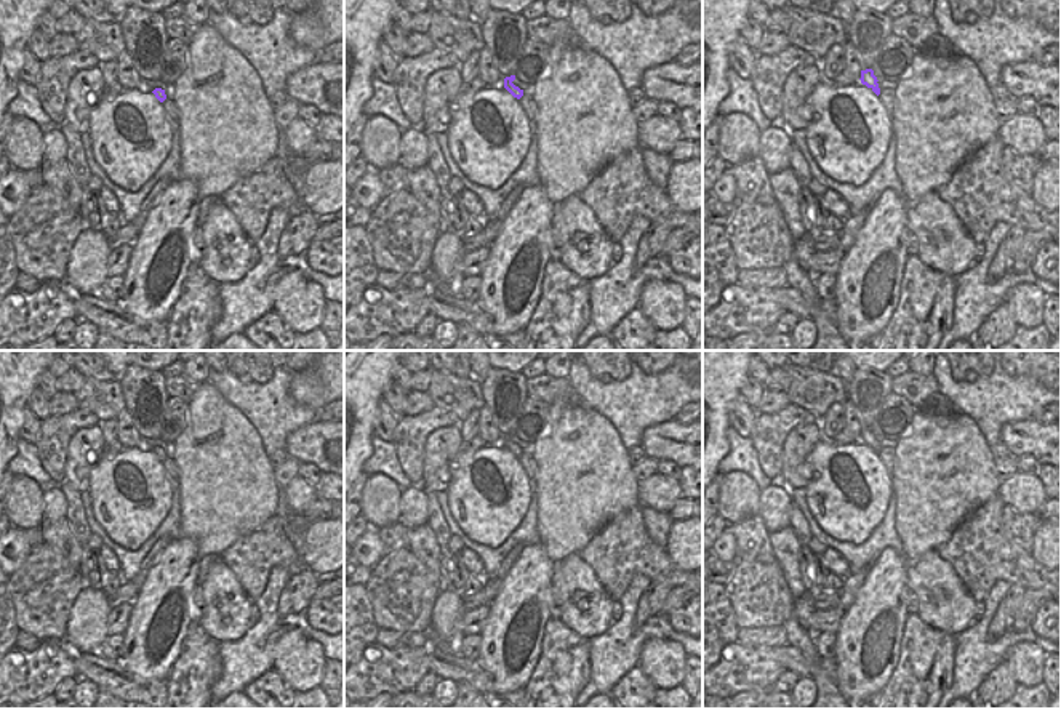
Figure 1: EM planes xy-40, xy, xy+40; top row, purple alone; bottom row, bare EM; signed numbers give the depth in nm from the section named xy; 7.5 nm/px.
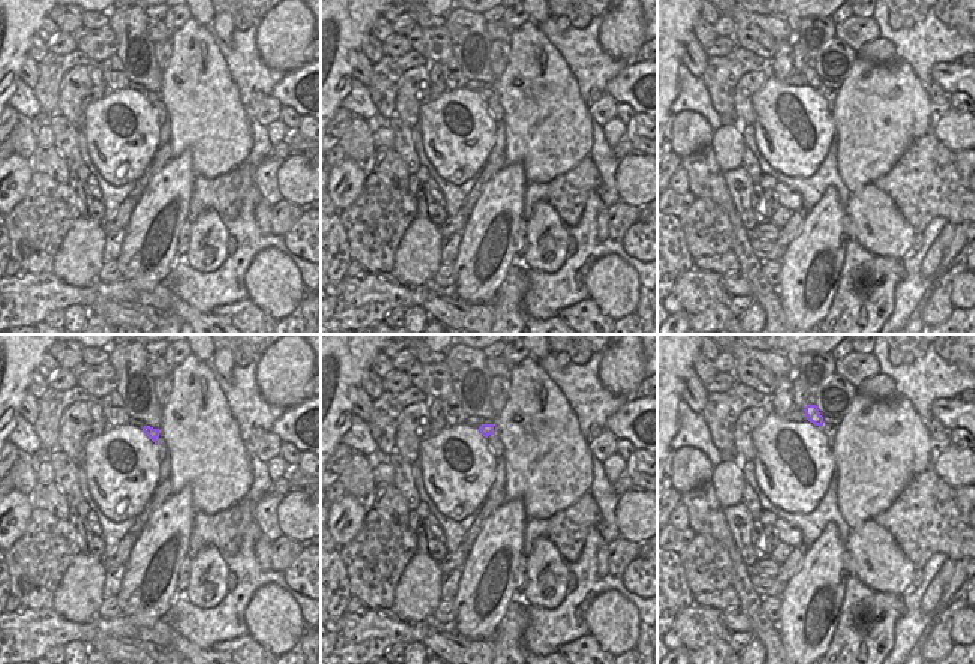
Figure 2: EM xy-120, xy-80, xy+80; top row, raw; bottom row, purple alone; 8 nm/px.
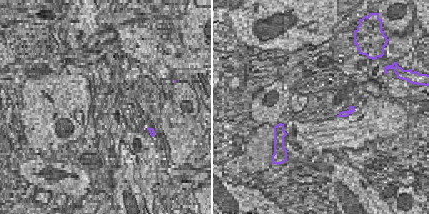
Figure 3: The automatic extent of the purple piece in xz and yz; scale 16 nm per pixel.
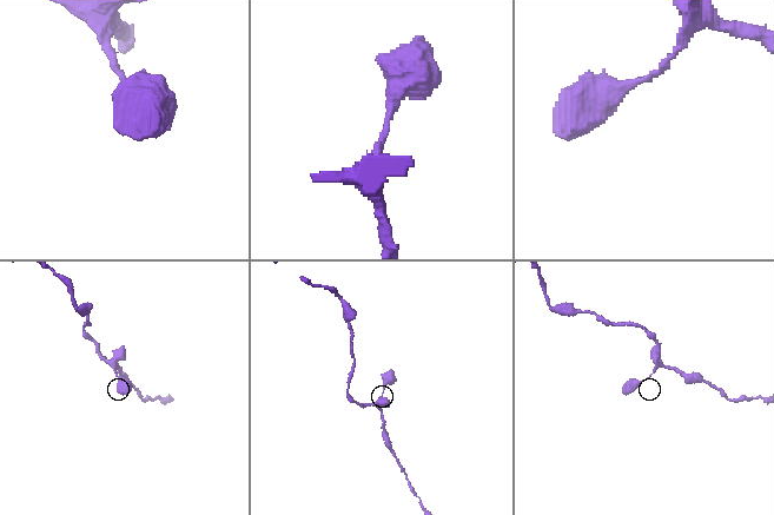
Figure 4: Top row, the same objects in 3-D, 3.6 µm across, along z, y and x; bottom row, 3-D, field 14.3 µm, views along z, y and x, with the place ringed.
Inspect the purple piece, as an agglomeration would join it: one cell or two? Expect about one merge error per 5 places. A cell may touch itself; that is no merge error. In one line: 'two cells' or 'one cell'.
one cell

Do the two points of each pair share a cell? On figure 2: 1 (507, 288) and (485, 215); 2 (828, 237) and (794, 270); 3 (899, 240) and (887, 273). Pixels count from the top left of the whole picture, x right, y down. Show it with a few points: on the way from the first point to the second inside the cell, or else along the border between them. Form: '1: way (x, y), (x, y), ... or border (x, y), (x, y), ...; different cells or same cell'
1: border (510, 266), (495, 297), (489, 303); different cells
2: way (819, 246), (803, 263); same cell
3: border (860, 245), (878, 255), (894, 257), (902, 261); different cells

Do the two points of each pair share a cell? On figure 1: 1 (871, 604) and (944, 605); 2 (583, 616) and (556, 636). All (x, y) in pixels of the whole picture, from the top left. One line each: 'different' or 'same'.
1: different
2: different

